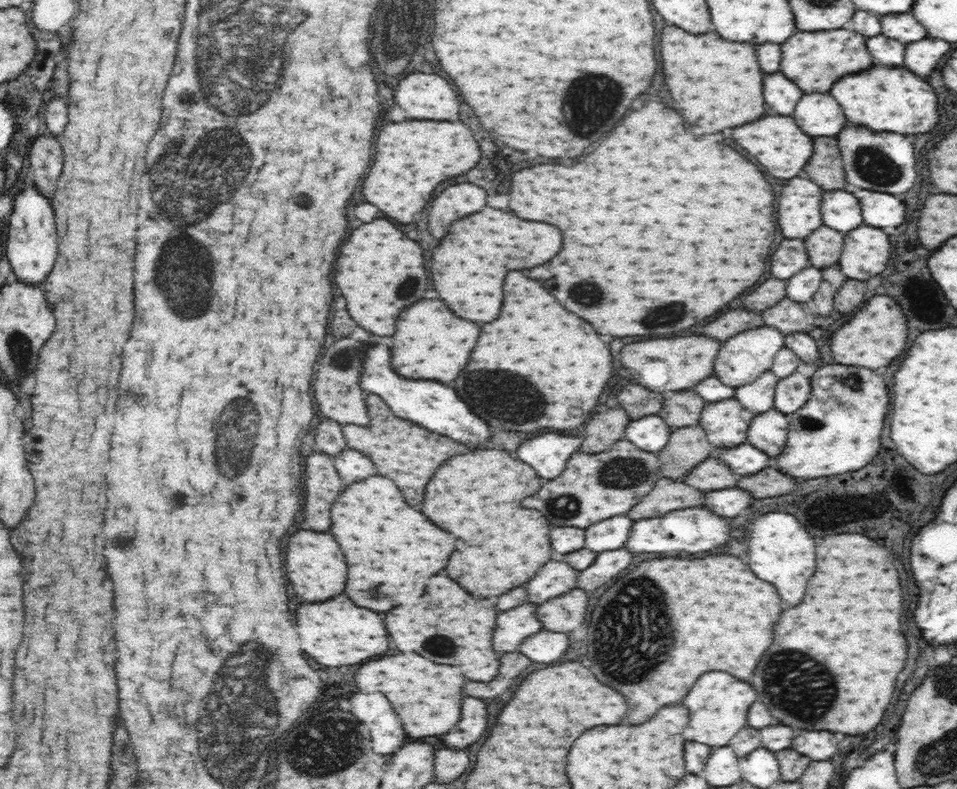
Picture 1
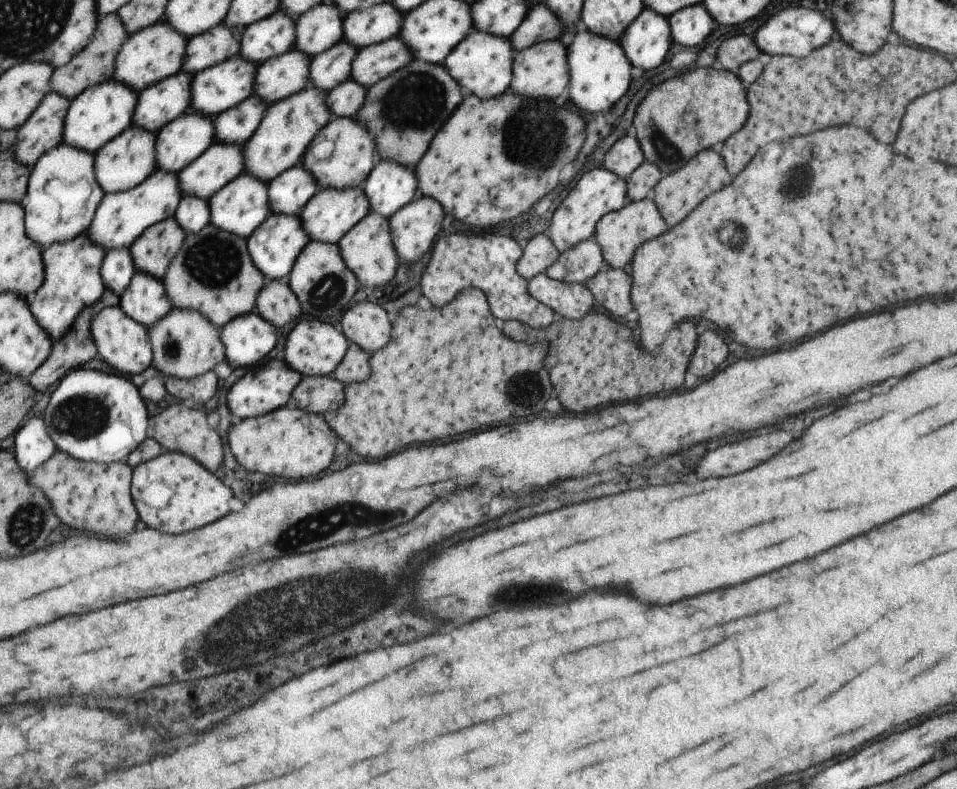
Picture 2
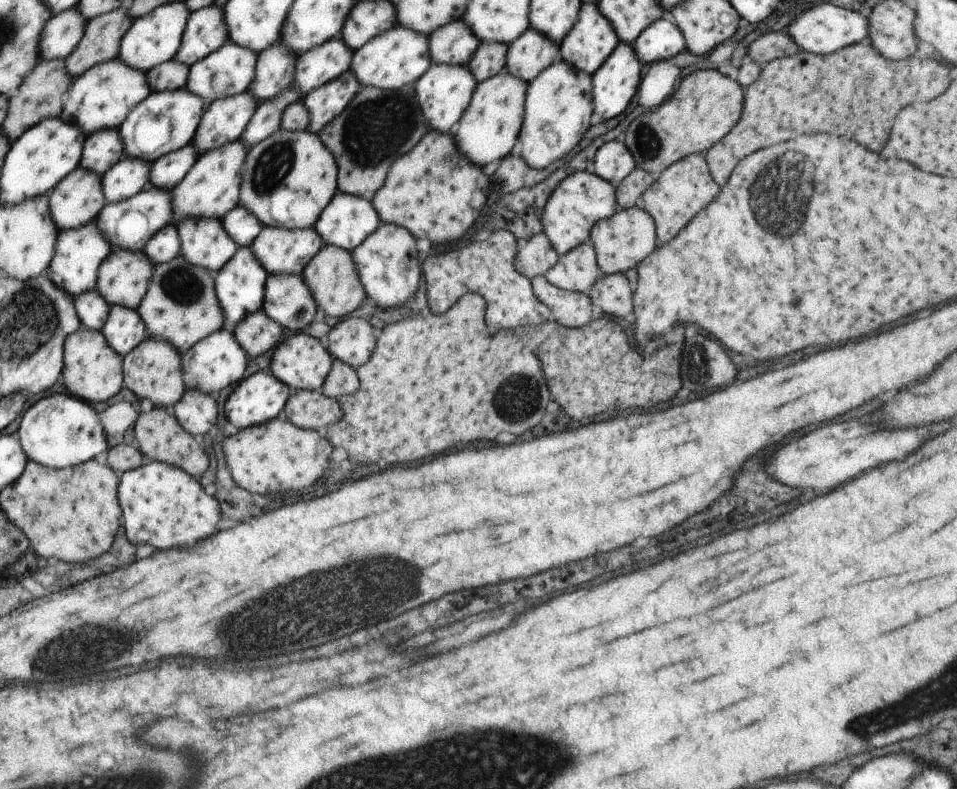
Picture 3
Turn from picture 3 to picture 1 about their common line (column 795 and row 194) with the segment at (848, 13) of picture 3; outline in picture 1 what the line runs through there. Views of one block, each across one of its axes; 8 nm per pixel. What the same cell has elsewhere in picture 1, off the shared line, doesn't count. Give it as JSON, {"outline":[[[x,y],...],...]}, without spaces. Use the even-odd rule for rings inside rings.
{"outline":[[[34,184],[17,194],[13,204],[13,212],[9,218],[8,260],[17,280],[24,284],[40,286],[52,272],[56,256],[58,256],[52,206]]]}

